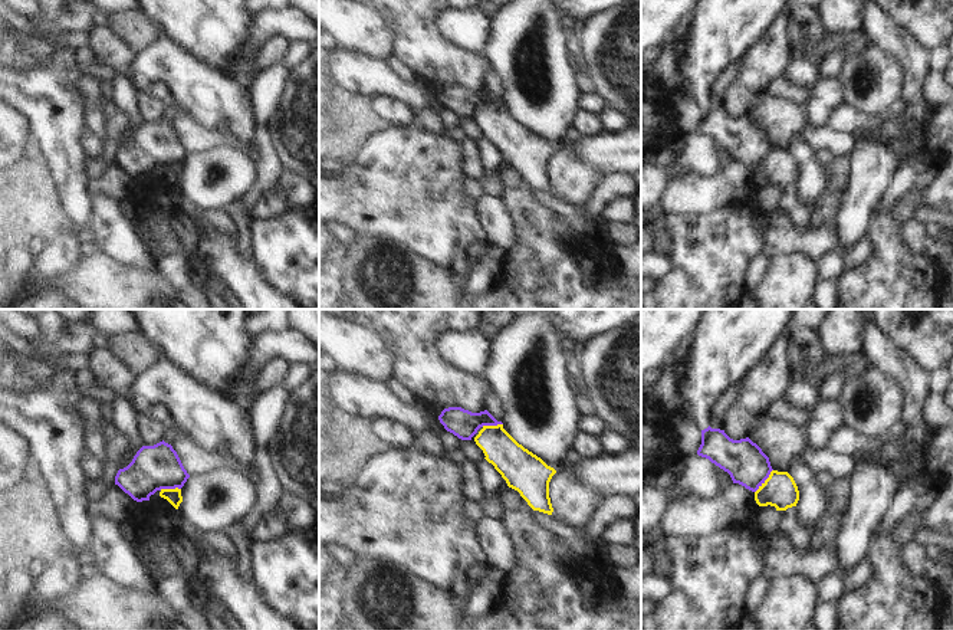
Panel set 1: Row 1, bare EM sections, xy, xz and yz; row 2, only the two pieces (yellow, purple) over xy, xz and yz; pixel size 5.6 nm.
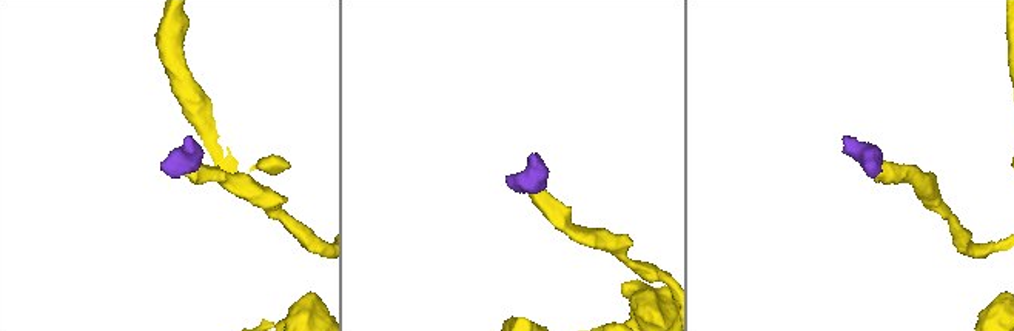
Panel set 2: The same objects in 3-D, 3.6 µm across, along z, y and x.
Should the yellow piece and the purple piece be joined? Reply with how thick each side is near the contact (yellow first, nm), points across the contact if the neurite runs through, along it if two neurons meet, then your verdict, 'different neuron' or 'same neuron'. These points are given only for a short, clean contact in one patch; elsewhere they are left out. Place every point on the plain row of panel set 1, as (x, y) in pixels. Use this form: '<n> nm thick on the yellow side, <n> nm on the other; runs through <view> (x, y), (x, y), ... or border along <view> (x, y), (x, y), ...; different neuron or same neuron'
190 nm thick on the yellow side, 220 nm on the other; border along yz (772, 147), (755, 170); different neuron

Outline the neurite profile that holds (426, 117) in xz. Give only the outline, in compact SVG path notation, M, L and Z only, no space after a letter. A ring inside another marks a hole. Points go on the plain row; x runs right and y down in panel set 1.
M417 102L417 122L421 125L423 129L430 132L444 132L446 128L438 119L437 114L425 104Z

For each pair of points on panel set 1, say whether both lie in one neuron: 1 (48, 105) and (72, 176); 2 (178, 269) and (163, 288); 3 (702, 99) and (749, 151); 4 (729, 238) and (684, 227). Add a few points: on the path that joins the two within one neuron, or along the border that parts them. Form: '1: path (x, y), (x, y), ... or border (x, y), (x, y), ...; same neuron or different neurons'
1: path (58, 122), (58, 137), (66, 158); same neuron
2: border (157, 269), (177, 294); different neurons
3: path (710, 112), (736, 138); same neuron
4: path (717, 238), (696, 238); same neuron

